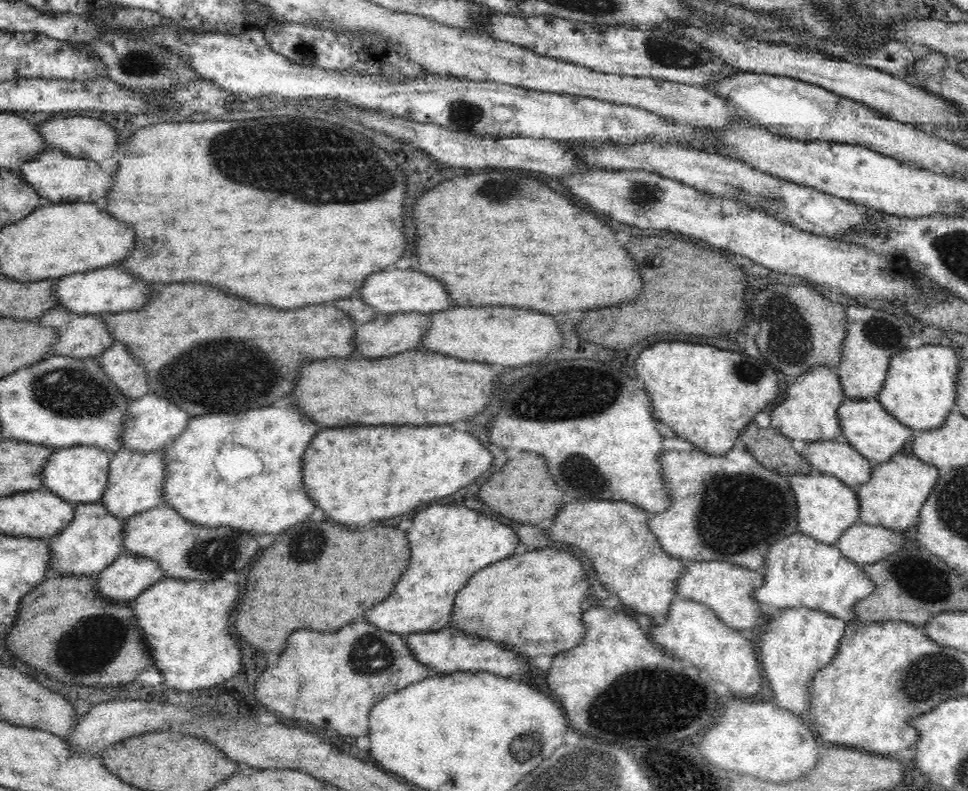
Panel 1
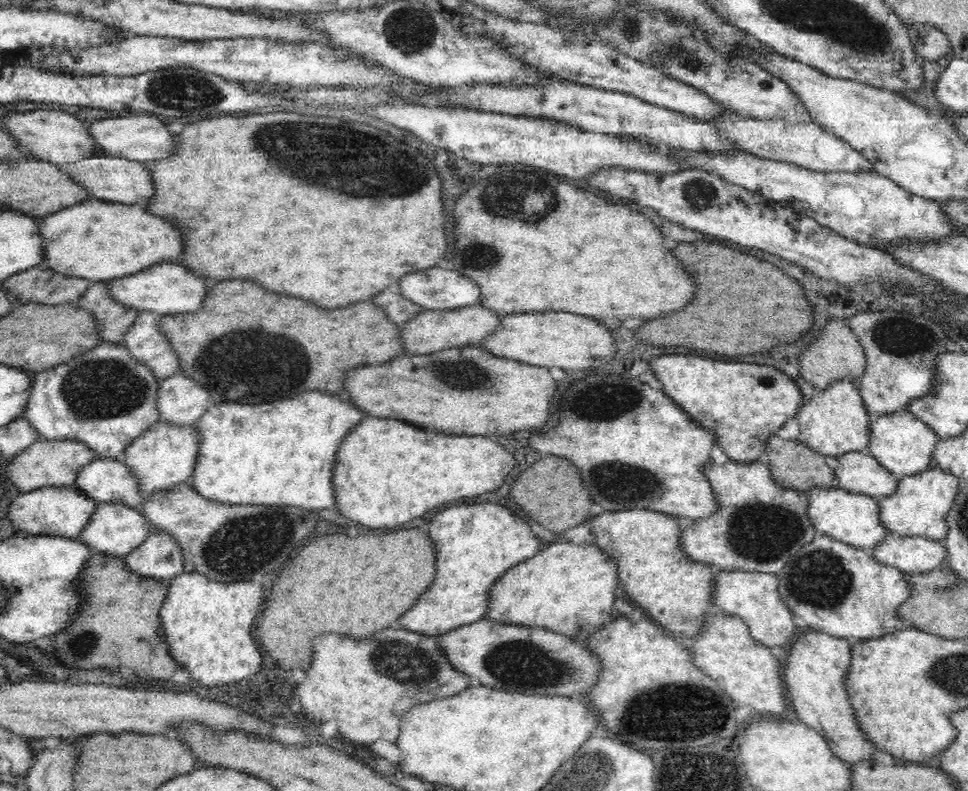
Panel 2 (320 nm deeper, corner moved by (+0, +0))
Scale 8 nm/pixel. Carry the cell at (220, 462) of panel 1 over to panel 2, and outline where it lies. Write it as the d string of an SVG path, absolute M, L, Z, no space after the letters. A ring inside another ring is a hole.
M304 392L274 404L238 404L224 400L211 404L197 424L201 443L193 472L193 487L205 498L224 504L286 504L298 508L330 508L334 504L332 468L344 436L364 420L364 412L350 400L344 402L328 392Z

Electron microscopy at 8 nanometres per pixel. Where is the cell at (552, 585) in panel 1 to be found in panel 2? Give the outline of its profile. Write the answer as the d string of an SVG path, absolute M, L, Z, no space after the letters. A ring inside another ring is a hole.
M556 542L548 548L540 550L534 558L524 560L522 564L510 568L492 588L490 594L490 620L498 620L504 624L520 624L520 626L538 626L546 630L554 630L566 636L572 636L578 642L586 642L594 630L600 630L605 624L611 623L612 606L616 600L616 586L618 585L617 562L606 556L594 544L568 544Z

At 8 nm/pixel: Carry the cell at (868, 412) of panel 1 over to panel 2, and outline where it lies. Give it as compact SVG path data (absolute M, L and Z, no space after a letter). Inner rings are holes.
M908 409L882 415L871 421L869 428L868 453L889 470L898 480L905 476L914 476L930 468L934 449L941 438Z

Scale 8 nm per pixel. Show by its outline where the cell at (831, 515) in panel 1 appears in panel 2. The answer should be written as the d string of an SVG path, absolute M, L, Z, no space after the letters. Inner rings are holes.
M813 488L808 493L809 517L817 536L828 536L856 548L871 551L890 534L880 520L879 500L844 489Z

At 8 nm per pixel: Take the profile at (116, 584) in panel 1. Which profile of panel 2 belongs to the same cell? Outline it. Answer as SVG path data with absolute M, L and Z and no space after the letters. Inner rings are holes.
M154 531L126 556L126 566L139 574L160 582L170 581L184 572L181 546L166 531Z

